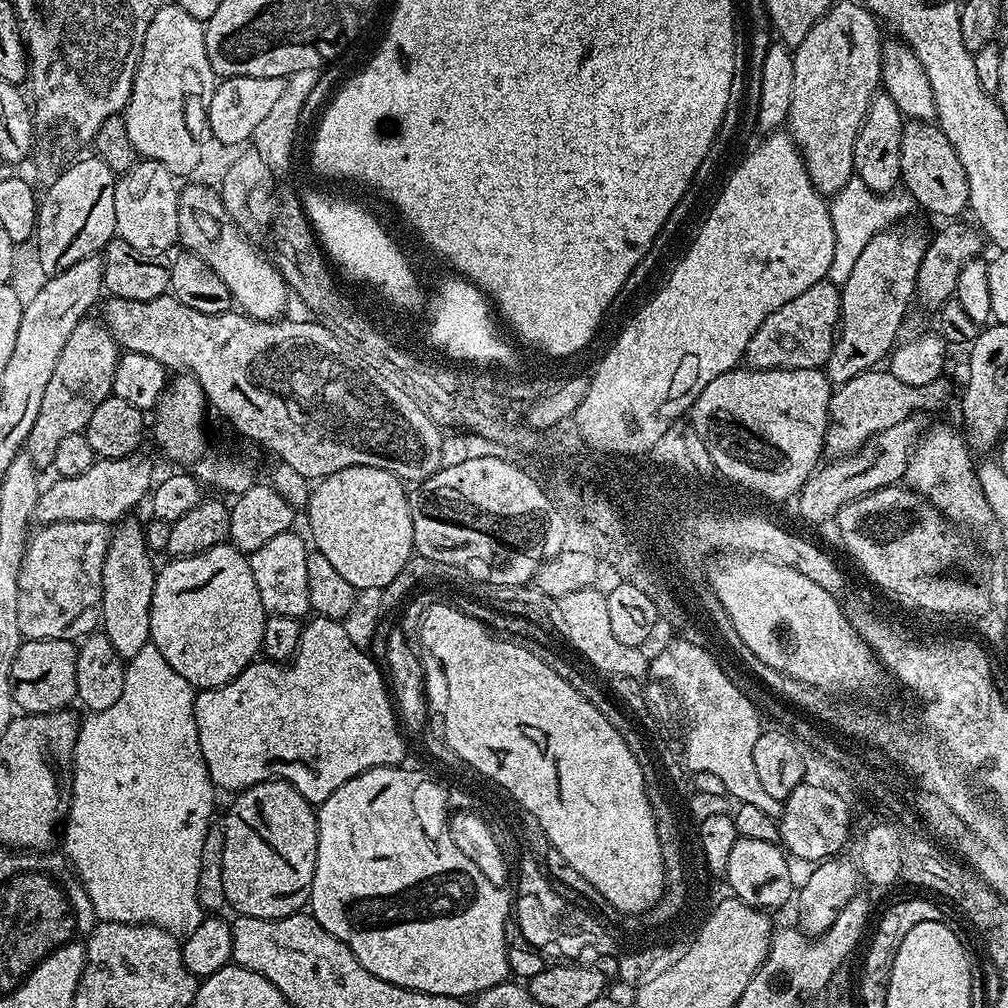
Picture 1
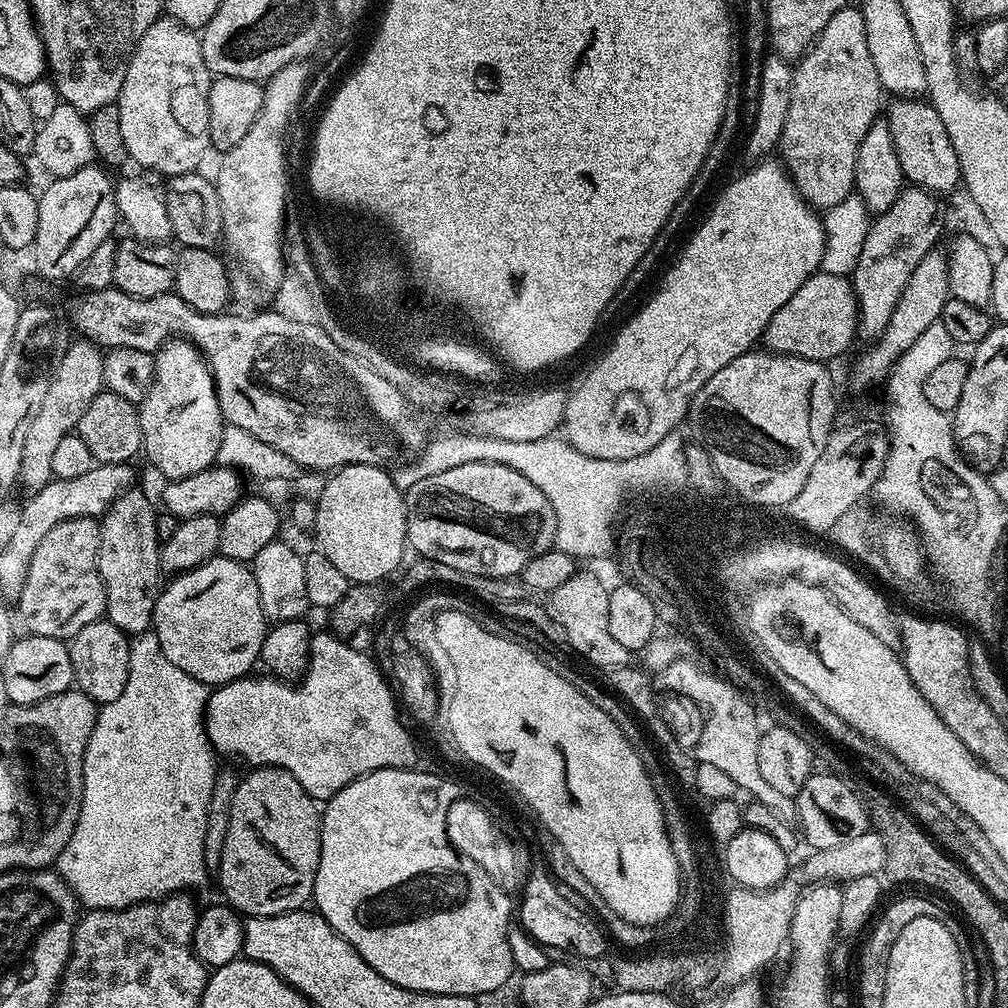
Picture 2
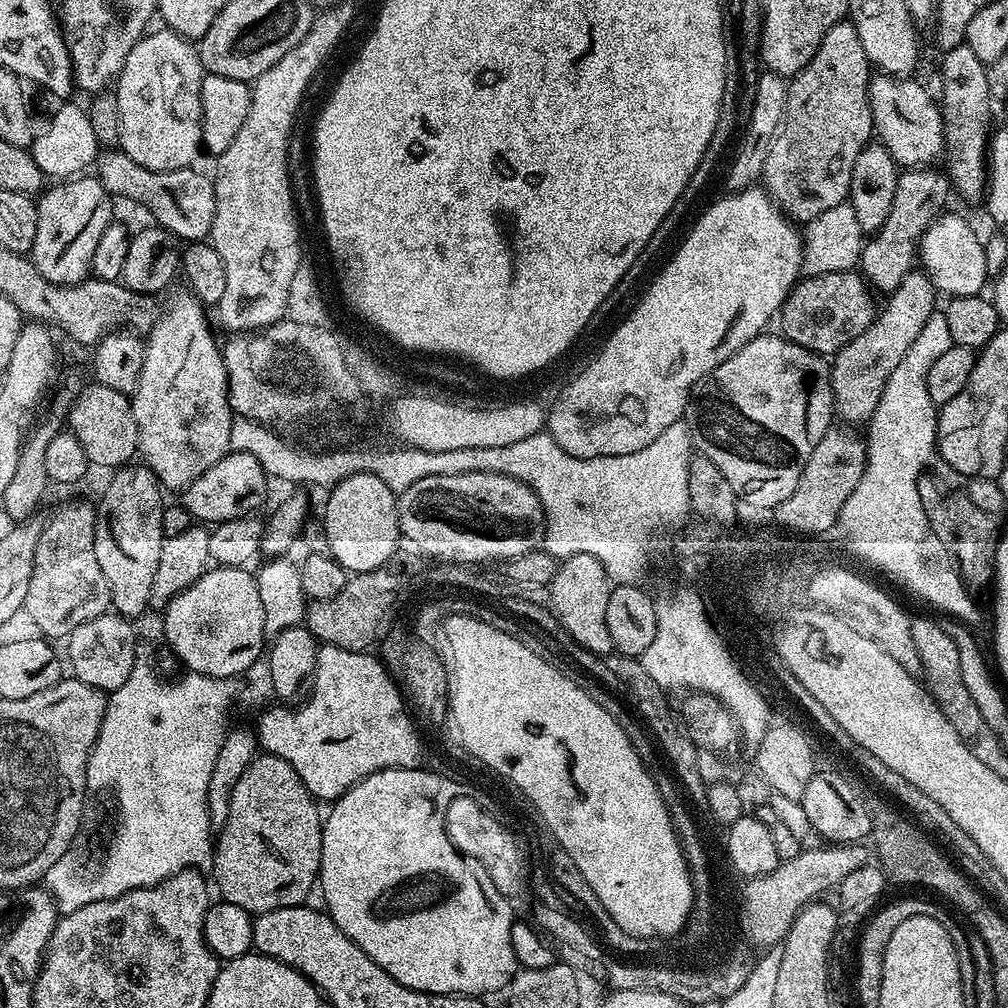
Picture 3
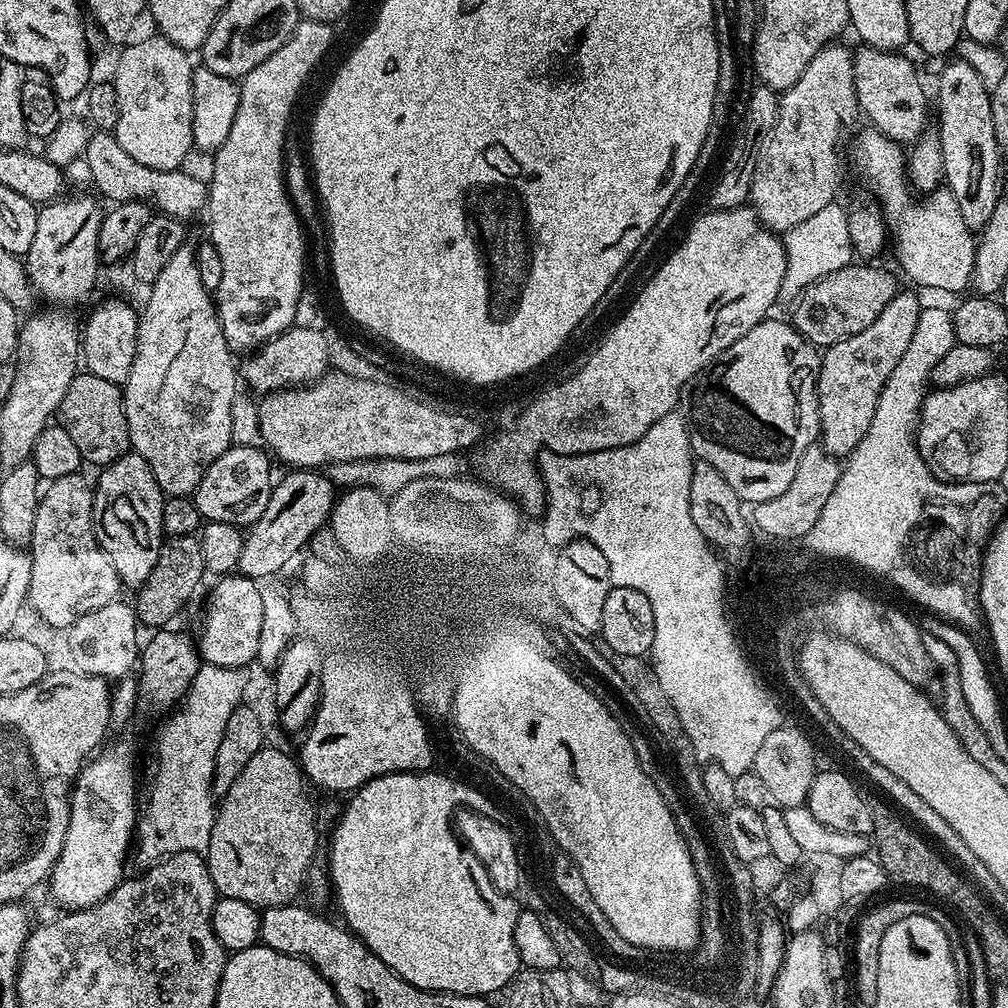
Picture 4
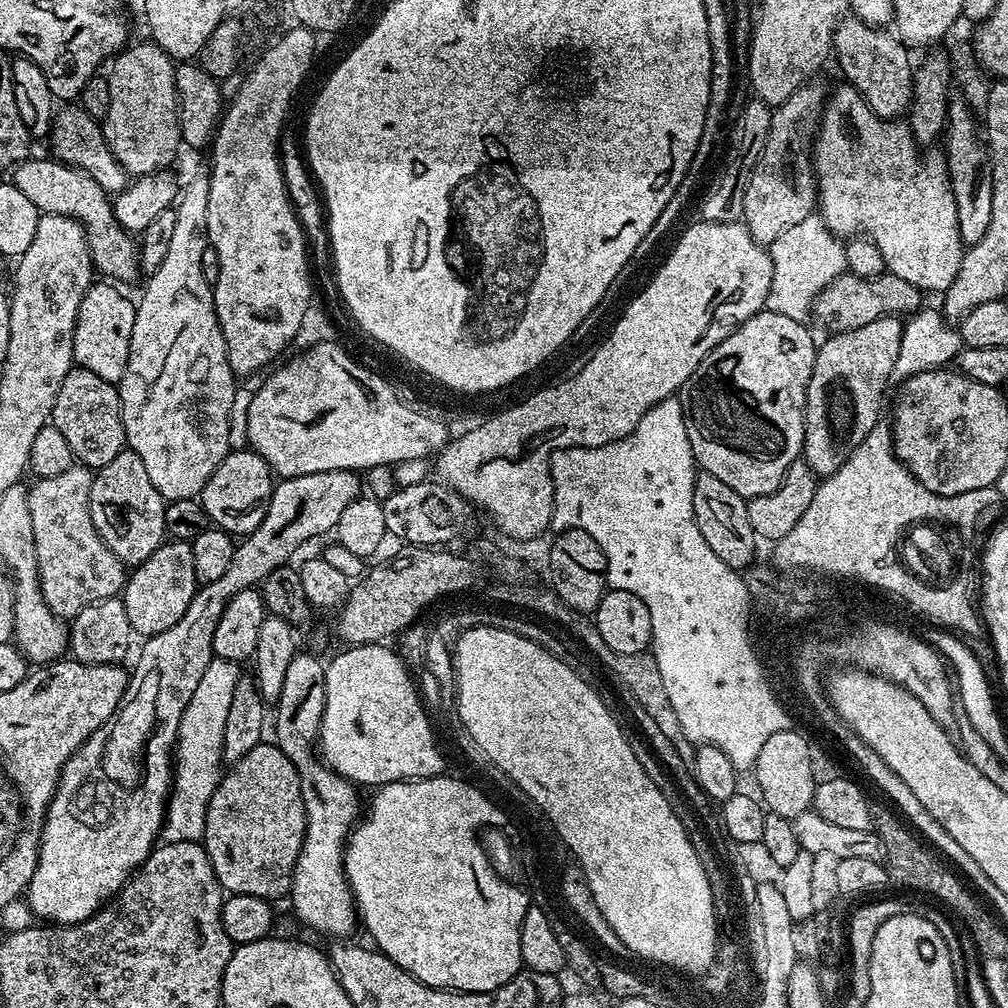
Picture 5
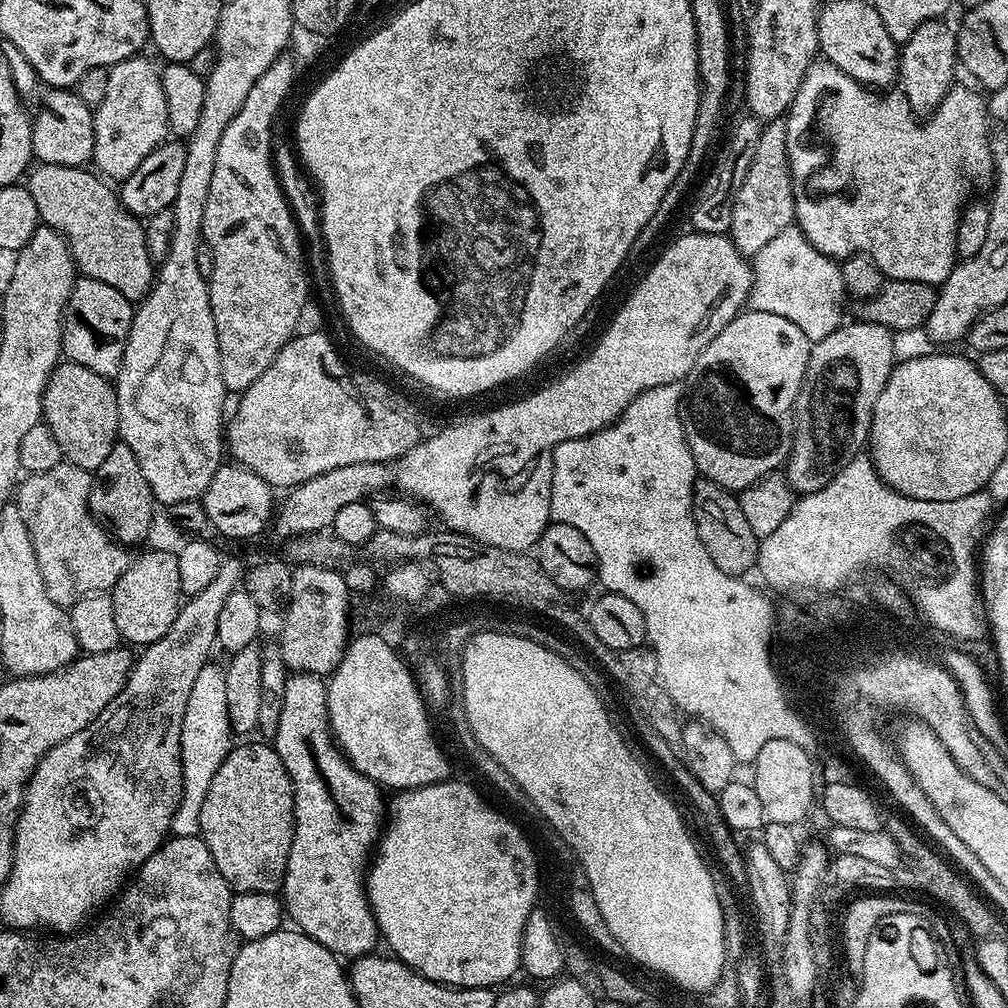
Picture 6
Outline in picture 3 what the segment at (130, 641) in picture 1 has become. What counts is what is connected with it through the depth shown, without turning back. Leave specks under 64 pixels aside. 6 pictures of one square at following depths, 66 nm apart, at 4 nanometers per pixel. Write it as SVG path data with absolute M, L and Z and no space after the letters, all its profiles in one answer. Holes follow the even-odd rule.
M132 462L111 473L112 481L104 488L100 504L96 508L96 529L94 530L94 558L106 574L106 582L112 595L111 607L122 616L137 618L144 611L149 611L154 586L154 573L158 571L158 557L162 555L164 534L162 528L163 510L166 500L160 497L161 485L156 475L143 463Z

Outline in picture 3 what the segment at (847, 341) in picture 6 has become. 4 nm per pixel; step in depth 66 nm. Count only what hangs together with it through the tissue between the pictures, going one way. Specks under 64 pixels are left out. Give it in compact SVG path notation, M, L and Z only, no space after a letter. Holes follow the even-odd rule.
M923 270L908 272L906 278L902 278L900 287L894 289L885 299L888 301L885 304L883 301L872 324L866 326L866 330L862 330L862 334L858 334L858 338L846 342L846 346L842 346L831 357L830 375L834 412L839 419L841 416L845 420L845 422L843 421L845 425L860 424L860 426L864 426L871 420L874 410L878 406L878 398L882 398L882 390L886 390L886 382L890 378L890 374L894 374L894 366L898 366L898 362L902 362L906 350L910 350L914 338L918 338L918 333L922 331L922 326L926 326L926 318L930 318L930 314L937 307L936 299L938 299L938 293L932 287L932 279L928 277L927 272Z

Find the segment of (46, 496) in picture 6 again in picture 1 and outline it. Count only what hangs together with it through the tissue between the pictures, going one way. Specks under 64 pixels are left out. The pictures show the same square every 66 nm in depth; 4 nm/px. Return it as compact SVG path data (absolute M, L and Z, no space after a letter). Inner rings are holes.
M93 520L45 524L31 533L18 570L18 630L24 640L79 642L97 631L101 623L102 566L106 562L109 535L109 525Z

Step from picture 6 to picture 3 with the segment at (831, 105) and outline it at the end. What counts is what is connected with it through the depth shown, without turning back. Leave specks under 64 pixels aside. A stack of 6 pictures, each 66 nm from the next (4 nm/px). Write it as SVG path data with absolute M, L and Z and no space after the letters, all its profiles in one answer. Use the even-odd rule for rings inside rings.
M941 214L937 216L935 222L922 234L918 245L919 267L928 273L928 277L932 279L932 287L936 289L937 293L944 295L945 292L945 297L979 296L985 291L990 280L984 254L984 240L981 237L976 237L975 230L962 217L948 215Z

